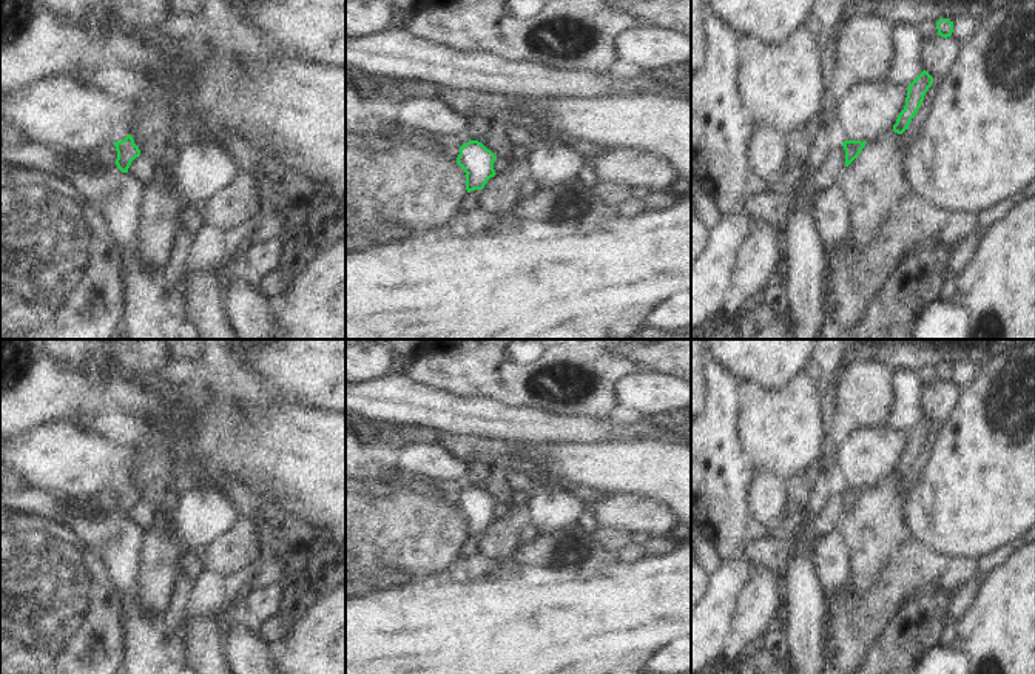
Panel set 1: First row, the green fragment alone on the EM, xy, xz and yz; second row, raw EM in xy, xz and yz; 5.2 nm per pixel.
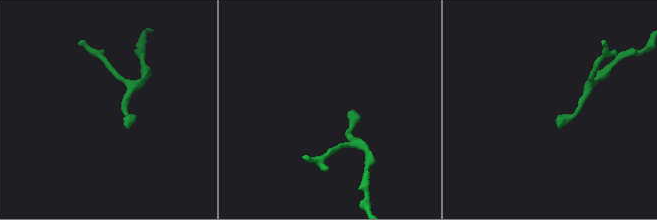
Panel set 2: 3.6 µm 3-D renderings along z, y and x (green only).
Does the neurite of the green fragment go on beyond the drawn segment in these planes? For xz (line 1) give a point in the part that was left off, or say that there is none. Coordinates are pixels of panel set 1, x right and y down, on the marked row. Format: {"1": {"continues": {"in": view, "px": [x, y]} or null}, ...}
{"1": {"continues": null}}

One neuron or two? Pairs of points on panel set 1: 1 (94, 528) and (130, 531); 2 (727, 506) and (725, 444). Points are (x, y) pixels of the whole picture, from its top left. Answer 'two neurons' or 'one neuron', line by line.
1: two neurons
2: one neuron

